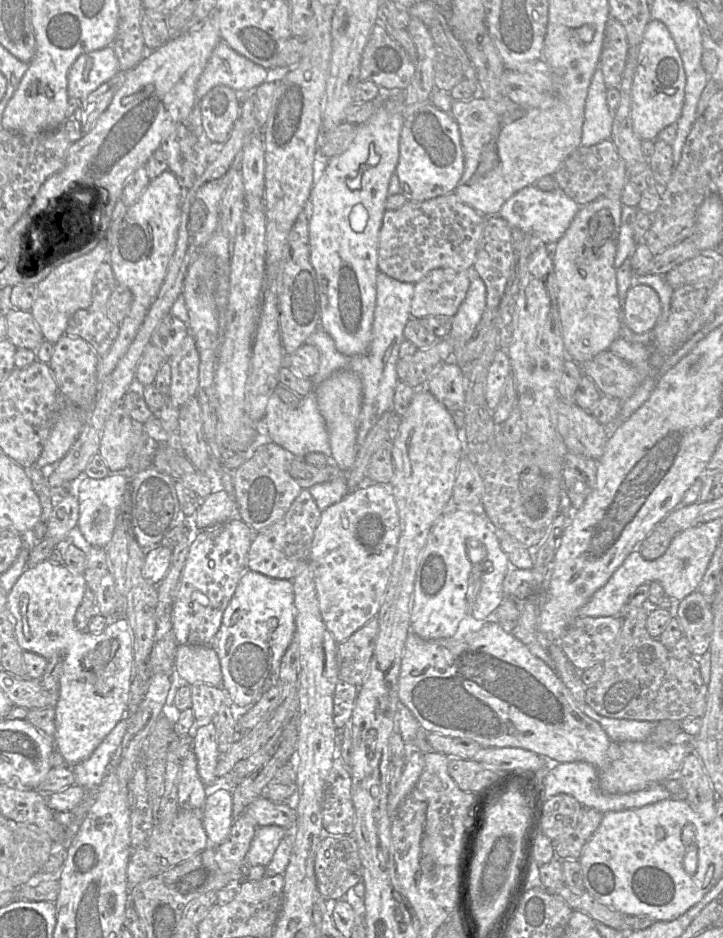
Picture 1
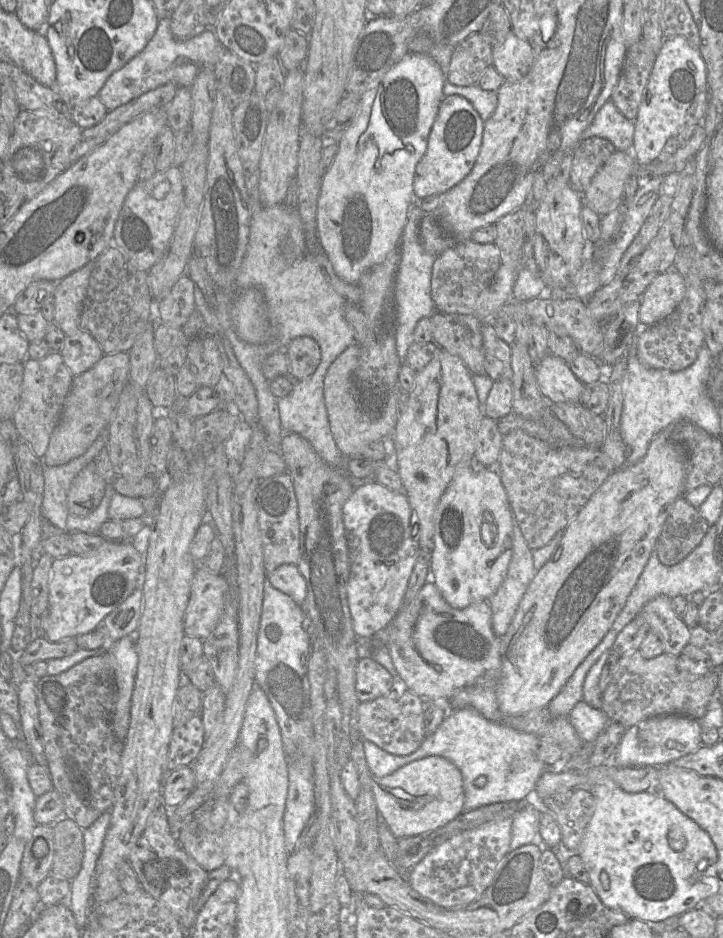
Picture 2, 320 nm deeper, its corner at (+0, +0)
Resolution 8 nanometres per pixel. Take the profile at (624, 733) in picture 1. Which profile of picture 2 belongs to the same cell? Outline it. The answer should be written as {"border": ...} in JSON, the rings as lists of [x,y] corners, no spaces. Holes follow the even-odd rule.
{"border":[[[583,700],[573,707],[568,718],[583,743],[594,741],[610,722],[601,709],[593,708]]]}

